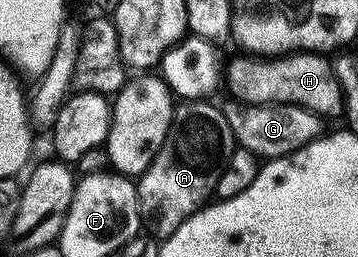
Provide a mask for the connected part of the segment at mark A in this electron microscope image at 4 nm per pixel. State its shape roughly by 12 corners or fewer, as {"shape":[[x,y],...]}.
{"shape":[[175,107],[137,177],[155,237],[215,195],[236,147],[221,107]]}

